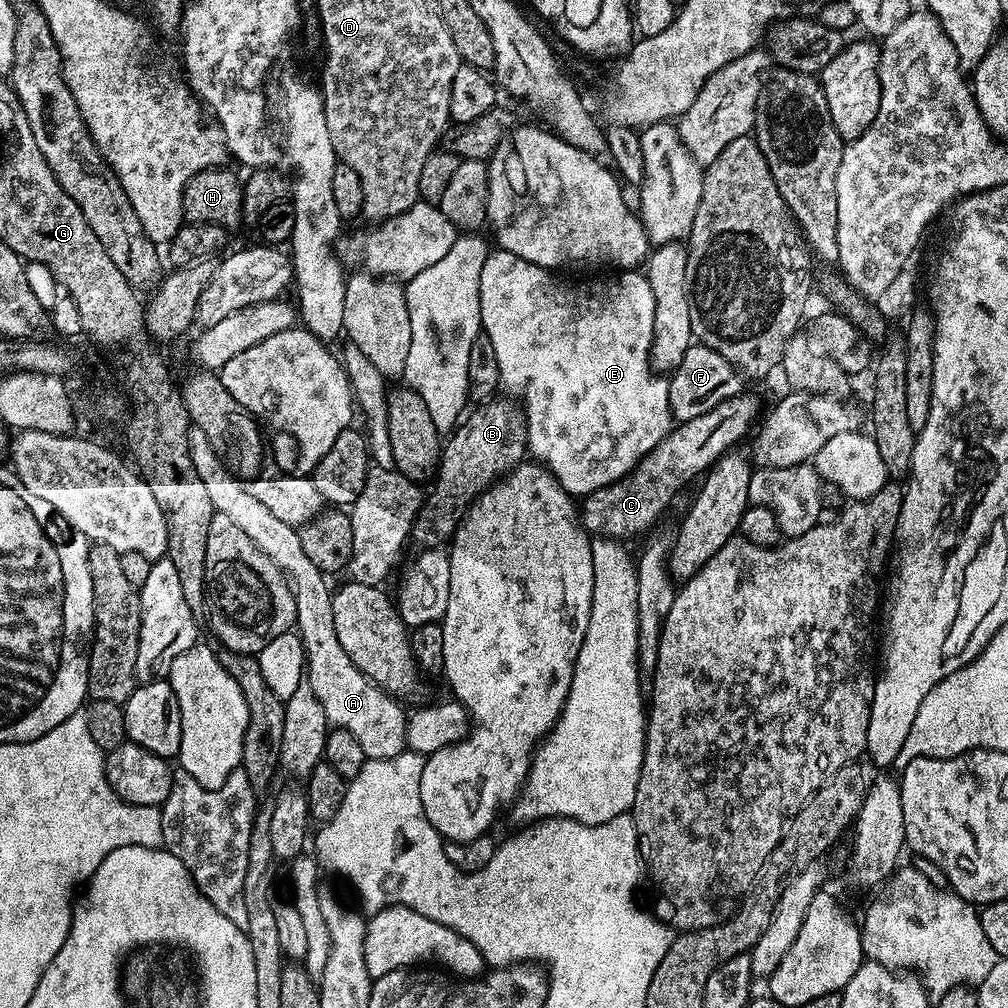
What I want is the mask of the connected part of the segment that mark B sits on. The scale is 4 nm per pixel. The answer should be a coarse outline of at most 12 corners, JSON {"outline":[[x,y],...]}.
{"outline":[[515,403],[473,407],[443,441],[411,539],[451,541],[525,459]]}

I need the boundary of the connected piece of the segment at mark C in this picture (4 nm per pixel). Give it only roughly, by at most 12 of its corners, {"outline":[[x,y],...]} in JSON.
{"outline":[[744,390],[673,427],[578,519],[618,541],[647,528],[748,431]]}

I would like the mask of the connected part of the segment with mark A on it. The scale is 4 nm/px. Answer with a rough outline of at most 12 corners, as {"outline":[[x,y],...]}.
{"outline":[[188,429],[213,512],[280,568],[306,682],[332,728],[370,760],[405,751],[401,701],[334,630],[333,589],[280,521]]}

